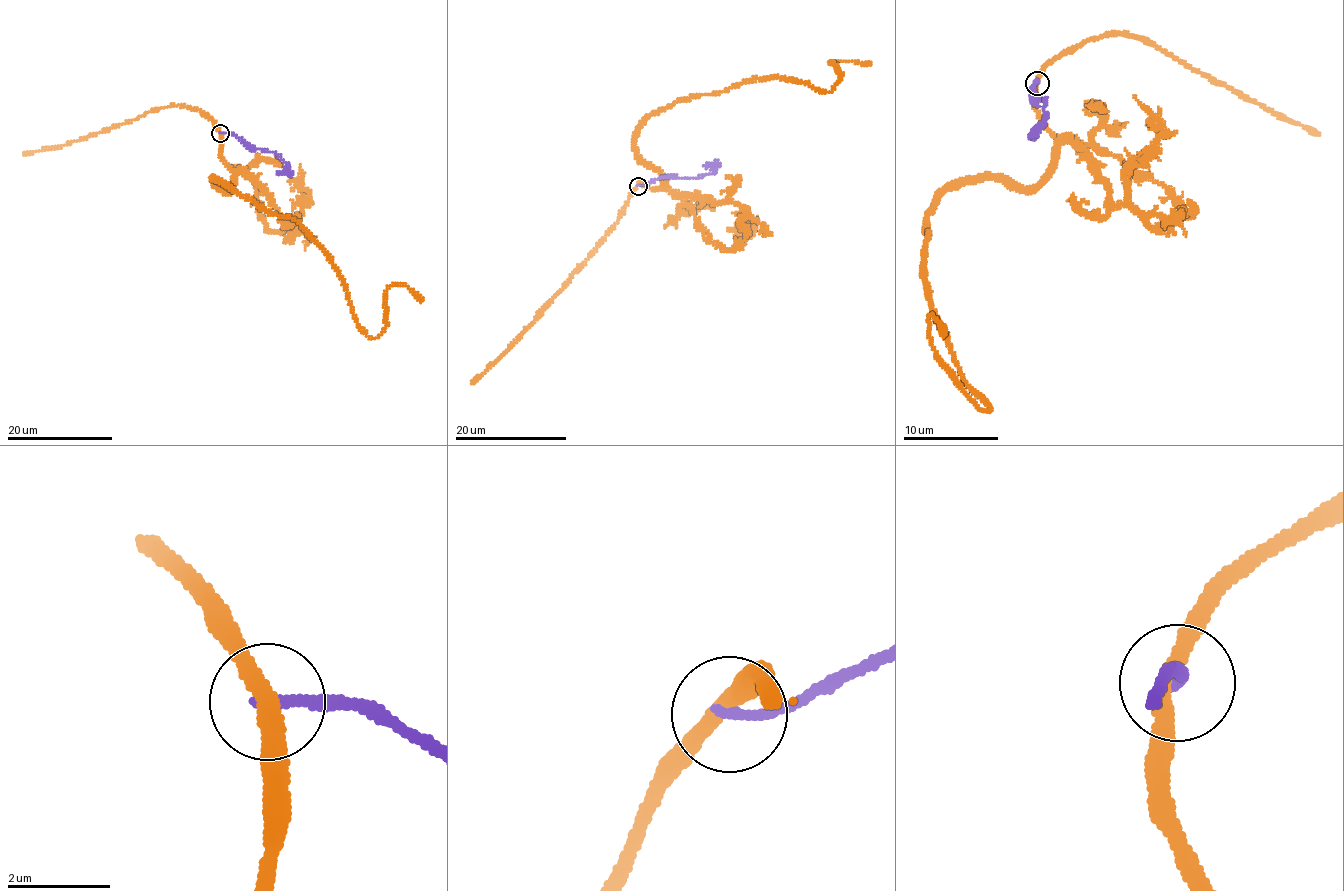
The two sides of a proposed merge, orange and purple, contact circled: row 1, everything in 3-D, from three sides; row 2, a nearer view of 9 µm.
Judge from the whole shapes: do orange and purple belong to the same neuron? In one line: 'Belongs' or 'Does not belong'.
Does not belong

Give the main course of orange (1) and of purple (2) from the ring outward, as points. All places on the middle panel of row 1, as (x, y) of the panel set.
1: (638, 186), (664, 183), (636, 132), (663, 107), (780, 76), (829, 91), (840, 75), (830, 62), (871, 62)
2: (638, 186), (661, 178), (696, 179), (712, 173), (710, 166), (705, 166)

